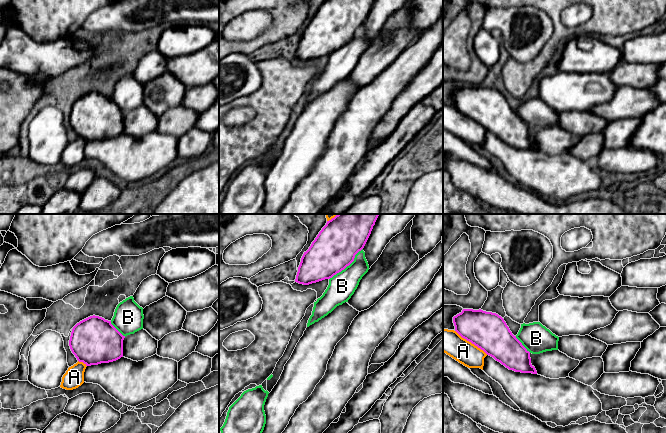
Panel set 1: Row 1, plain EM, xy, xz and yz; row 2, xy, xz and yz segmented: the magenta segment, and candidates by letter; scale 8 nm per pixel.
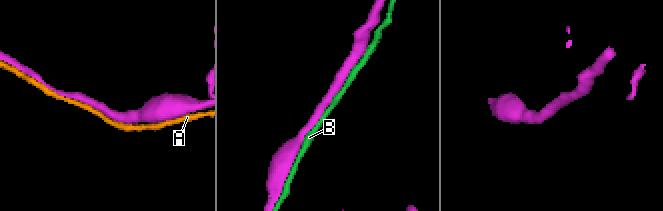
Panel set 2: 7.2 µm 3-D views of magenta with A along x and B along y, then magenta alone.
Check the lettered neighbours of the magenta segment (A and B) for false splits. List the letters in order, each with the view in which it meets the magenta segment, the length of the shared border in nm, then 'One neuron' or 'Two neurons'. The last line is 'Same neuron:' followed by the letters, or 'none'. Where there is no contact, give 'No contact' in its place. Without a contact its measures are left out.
A: Touches magenta in yz. Shared border 320 nm. Two neurons
B: Touches magenta in xz. Shared border 380 nm. Two neurons
Same neuron: none

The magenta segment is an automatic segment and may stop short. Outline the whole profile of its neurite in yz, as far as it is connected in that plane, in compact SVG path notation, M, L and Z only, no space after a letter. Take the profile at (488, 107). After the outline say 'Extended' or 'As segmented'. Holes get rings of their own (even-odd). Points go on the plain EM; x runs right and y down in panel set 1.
M463 85L461 89L453 93L453 99L455 107L462 114L483 126L509 146L537 150L535 143L531 140L530 128L512 110L504 95L498 90L481 85Z. As segmented

